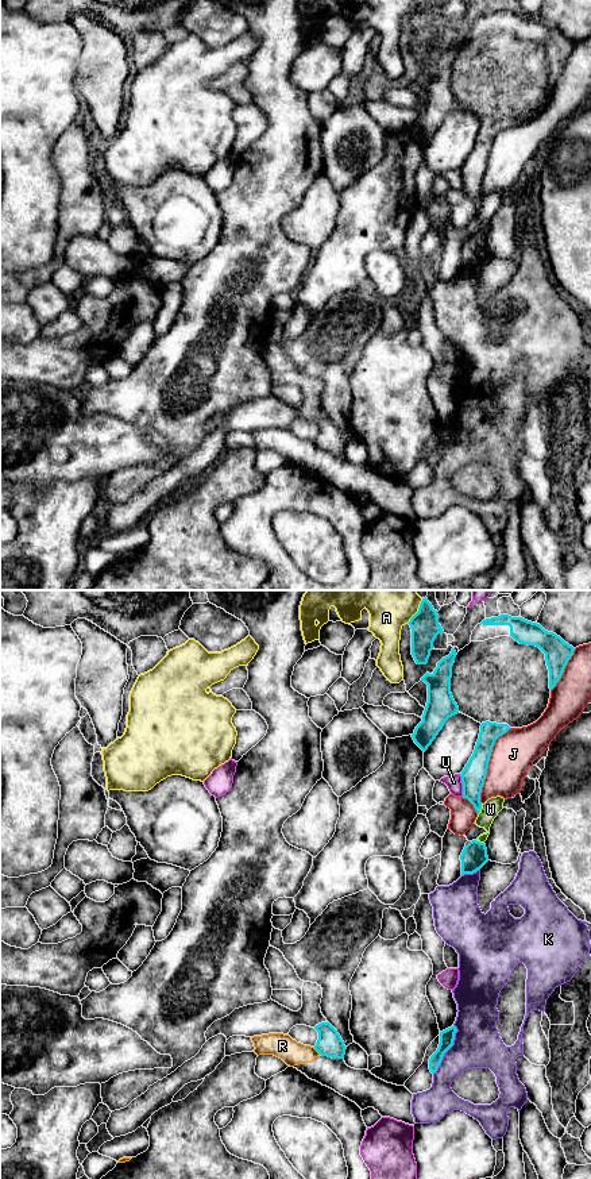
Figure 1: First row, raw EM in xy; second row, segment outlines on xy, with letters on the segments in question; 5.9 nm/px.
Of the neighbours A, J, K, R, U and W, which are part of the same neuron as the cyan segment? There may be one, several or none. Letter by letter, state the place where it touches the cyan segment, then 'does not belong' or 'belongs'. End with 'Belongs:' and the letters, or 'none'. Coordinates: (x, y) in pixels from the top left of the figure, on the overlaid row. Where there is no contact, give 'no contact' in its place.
A: xy (418, 611) | does not belong
J: xy (487, 765) | does not belong
K: xy (448, 1048) | does not belong
R: xy (317, 1051) | does not belong
U: xy (463, 785) | does not belong
W: xy (481, 808) | does not belong
Belongs: none

